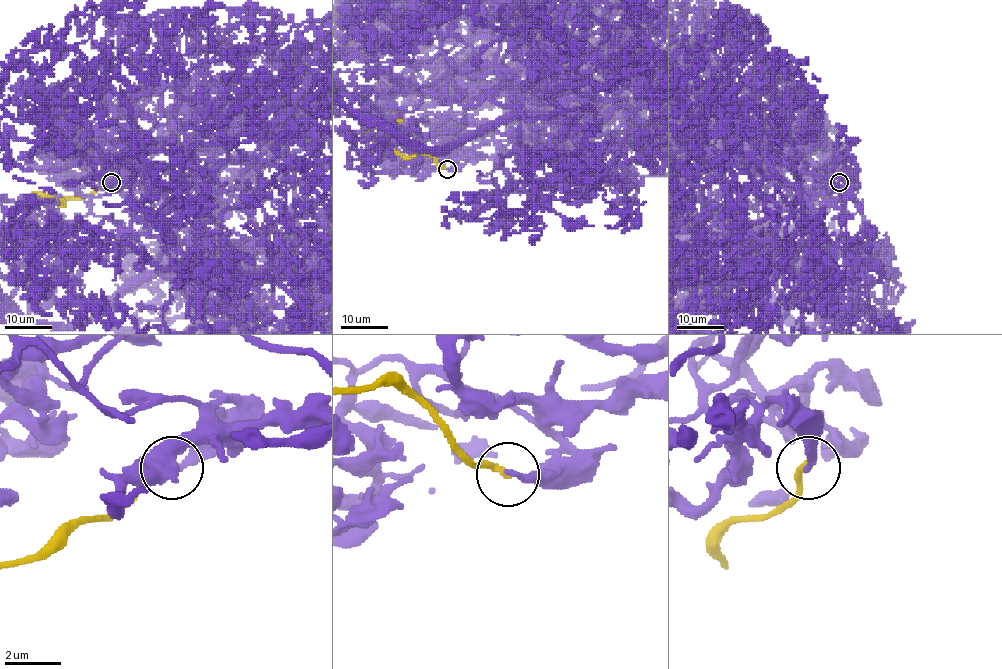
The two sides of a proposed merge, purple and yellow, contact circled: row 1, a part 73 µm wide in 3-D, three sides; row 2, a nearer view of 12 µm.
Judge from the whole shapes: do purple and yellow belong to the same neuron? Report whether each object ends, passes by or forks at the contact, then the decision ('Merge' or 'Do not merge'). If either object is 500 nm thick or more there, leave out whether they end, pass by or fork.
At the ring purple ends. At the ring yellow ends. Do not merge

